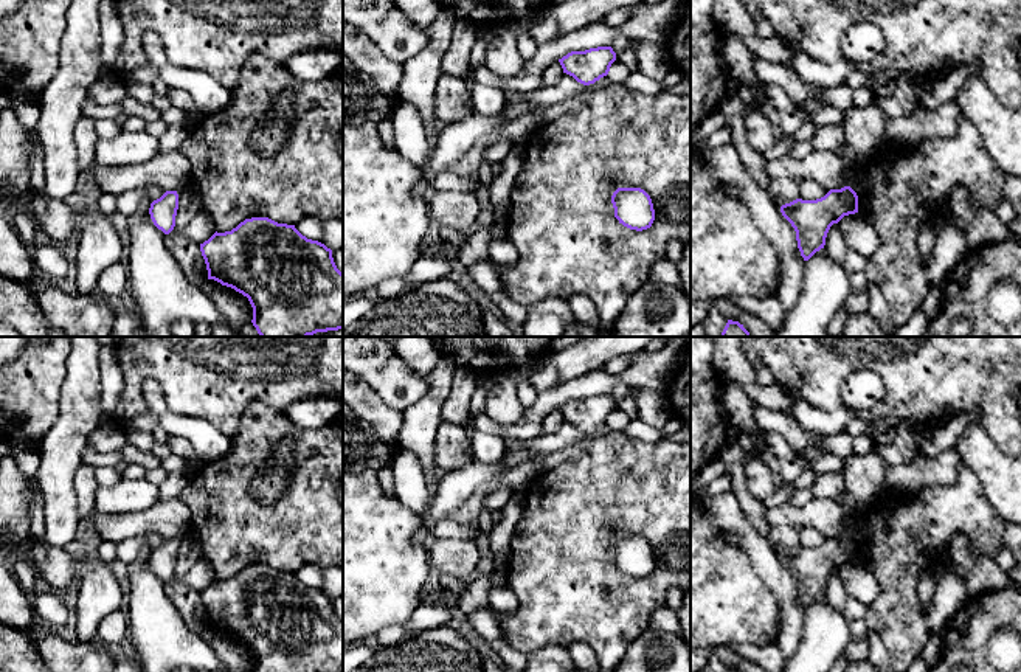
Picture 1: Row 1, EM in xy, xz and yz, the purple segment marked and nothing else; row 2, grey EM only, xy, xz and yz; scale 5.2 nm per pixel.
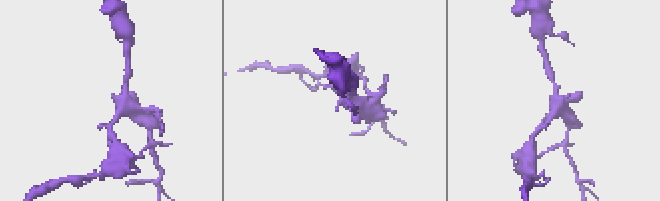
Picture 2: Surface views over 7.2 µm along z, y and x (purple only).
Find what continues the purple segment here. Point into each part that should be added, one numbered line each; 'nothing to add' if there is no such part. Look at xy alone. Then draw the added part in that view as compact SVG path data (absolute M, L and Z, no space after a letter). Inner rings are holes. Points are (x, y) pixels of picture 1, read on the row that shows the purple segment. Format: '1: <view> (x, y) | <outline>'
nothing to add

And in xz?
nothing to add

